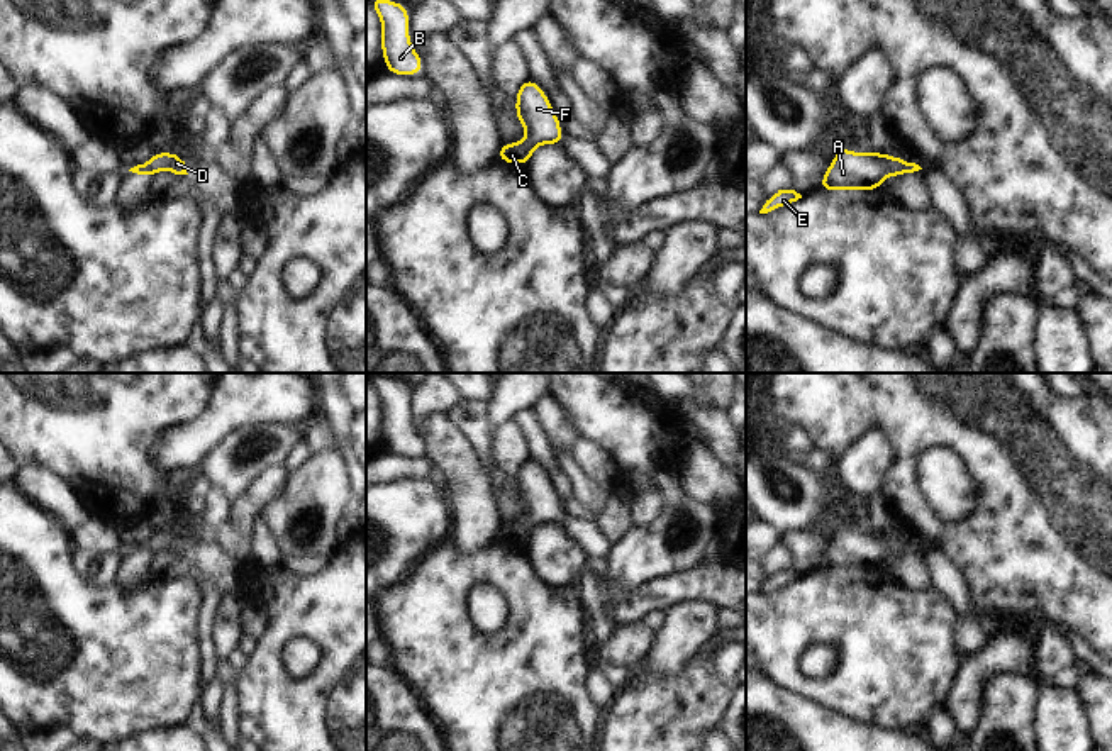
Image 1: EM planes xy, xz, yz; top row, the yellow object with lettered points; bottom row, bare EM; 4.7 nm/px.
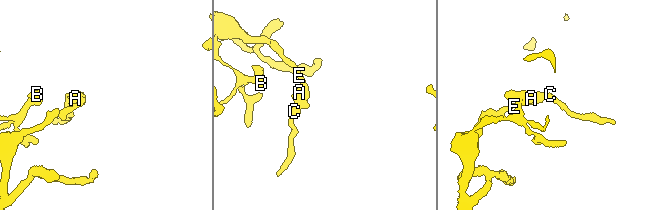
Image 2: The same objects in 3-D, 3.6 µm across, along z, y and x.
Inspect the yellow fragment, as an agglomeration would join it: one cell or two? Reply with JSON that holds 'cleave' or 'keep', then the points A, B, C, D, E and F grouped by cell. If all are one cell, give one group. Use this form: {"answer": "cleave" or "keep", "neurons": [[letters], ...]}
{"answer": "keep", "neurons": [["A", "B", "C", "D", "E", "F"]]}

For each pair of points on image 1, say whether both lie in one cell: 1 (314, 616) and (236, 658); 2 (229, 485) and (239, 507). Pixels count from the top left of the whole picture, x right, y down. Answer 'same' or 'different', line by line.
1: different
2: different

